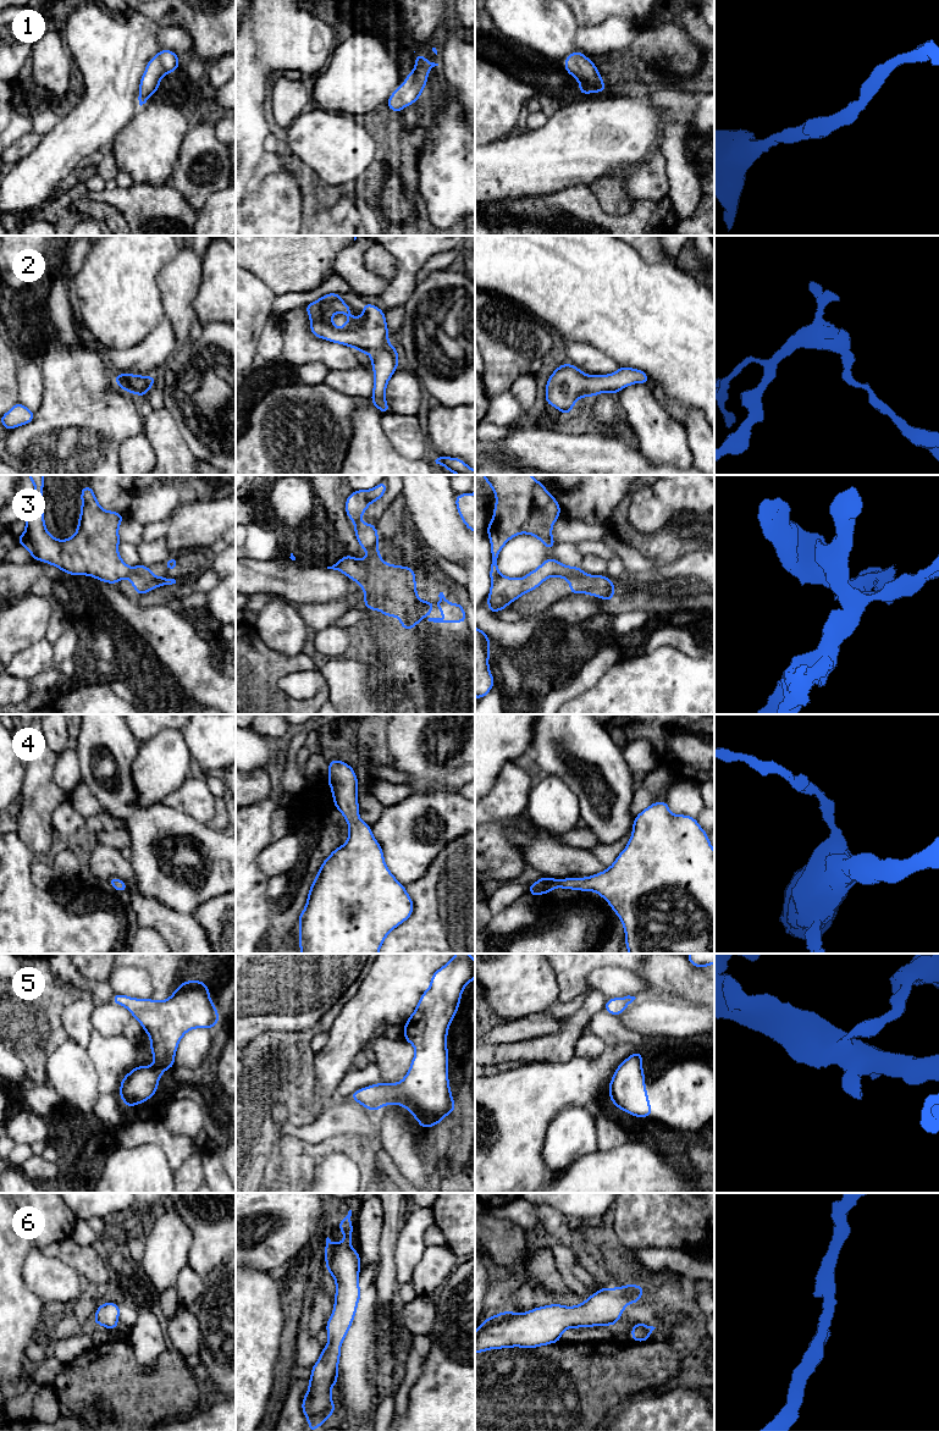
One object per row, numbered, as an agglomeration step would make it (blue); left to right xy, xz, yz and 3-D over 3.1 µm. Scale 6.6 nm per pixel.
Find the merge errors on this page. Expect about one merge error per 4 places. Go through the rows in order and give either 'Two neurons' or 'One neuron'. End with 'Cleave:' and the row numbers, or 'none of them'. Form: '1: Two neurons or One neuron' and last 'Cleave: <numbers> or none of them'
1: One neuron
2: One neuron
3: Two neurons
4: One neuron
5: One neuron
6: One neuron
Cleave: 3

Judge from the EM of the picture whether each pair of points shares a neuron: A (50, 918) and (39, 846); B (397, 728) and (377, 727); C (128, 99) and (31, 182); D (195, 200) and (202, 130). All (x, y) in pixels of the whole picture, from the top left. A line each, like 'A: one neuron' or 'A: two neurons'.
A: two neurons
B: two neurons
C: one neuron
D: one neuron

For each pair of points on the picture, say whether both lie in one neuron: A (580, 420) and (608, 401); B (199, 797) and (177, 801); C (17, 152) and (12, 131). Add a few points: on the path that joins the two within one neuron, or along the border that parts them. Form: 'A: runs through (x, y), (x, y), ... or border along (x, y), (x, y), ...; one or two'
A: runs through (587, 420), (601, 408); one
B: runs through (194, 797), (182, 799); one
C: border along (33, 130), (23, 133), (12, 143); two

